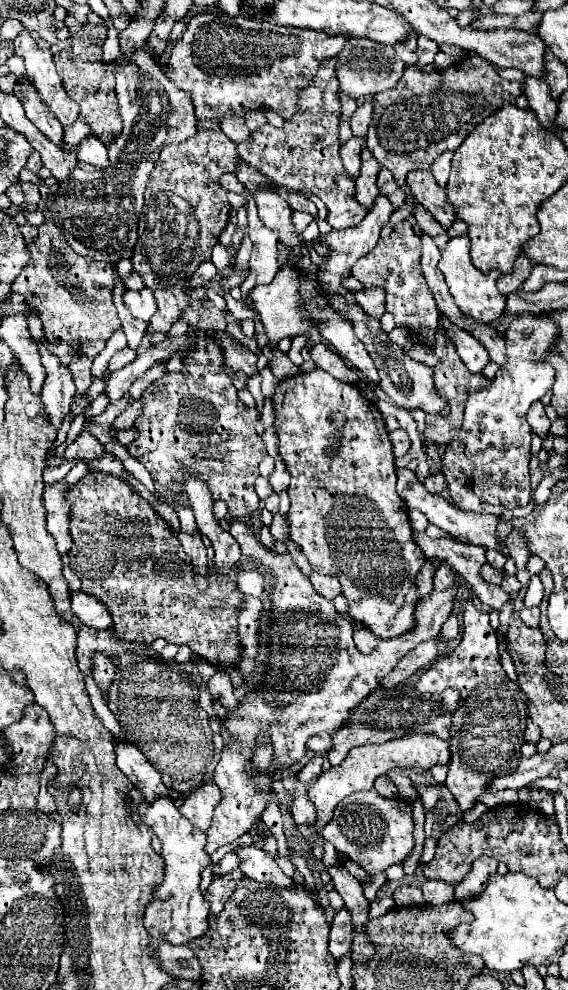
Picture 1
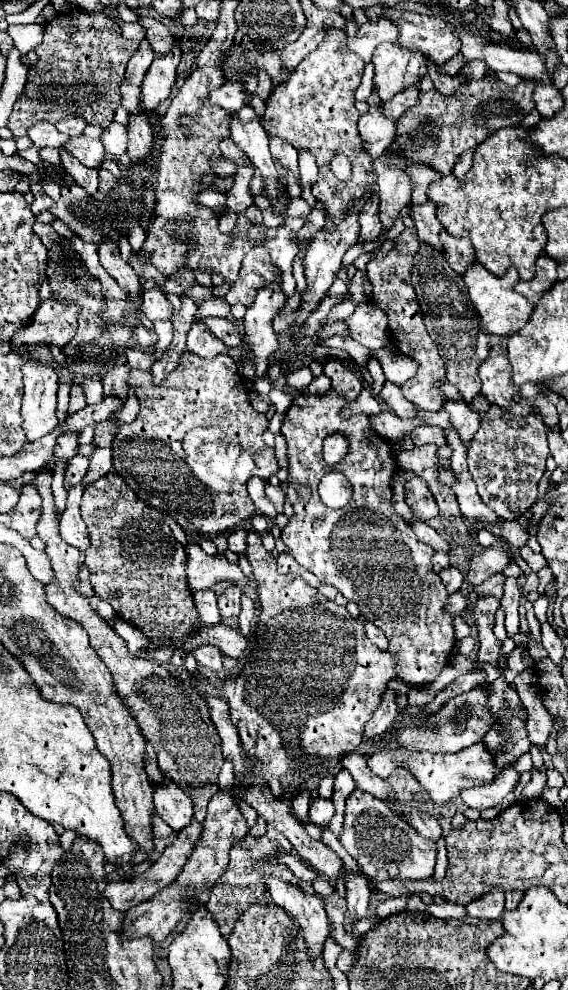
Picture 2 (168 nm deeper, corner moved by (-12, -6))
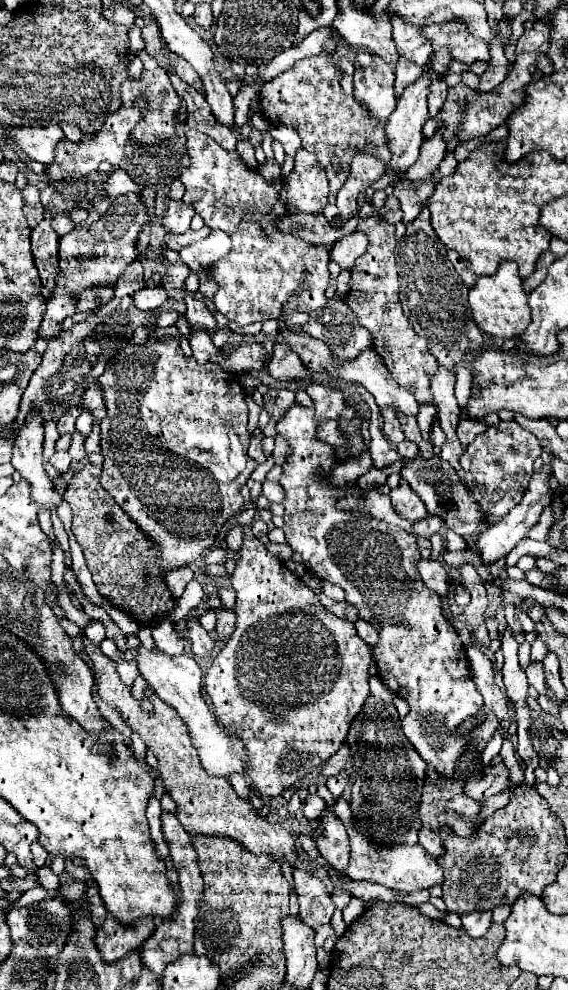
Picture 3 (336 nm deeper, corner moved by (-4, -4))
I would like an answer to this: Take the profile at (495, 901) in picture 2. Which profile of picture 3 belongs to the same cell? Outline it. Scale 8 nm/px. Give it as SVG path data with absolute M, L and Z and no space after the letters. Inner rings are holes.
M489 910L487 912L469 912L469 914L463 914L461 920L463 920L467 934L481 938L487 932L487 928L491 926L491 912Z

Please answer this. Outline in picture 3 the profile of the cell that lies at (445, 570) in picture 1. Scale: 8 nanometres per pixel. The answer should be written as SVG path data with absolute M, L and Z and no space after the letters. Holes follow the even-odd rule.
M419 560L417 570L425 582L425 586L429 586L431 590L435 590L441 598L449 598L449 590L451 584L447 582L447 570L445 564L441 560Z

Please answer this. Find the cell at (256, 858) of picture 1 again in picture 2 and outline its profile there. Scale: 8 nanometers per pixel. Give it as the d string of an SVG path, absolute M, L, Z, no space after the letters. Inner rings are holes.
M277 878L267 880L267 890L271 892L273 904L283 908L289 918L299 924L305 938L307 954L315 960L323 952L323 944L329 936L329 922L323 910L323 898L319 898L317 894L309 896L301 888Z

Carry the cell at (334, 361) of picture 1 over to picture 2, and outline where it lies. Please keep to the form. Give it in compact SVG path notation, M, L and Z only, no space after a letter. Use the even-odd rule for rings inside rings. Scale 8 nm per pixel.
M327 360L323 374L331 378L331 390L337 390L337 394L341 394L345 400L355 400L363 390L361 380L355 376L355 372L337 360Z

